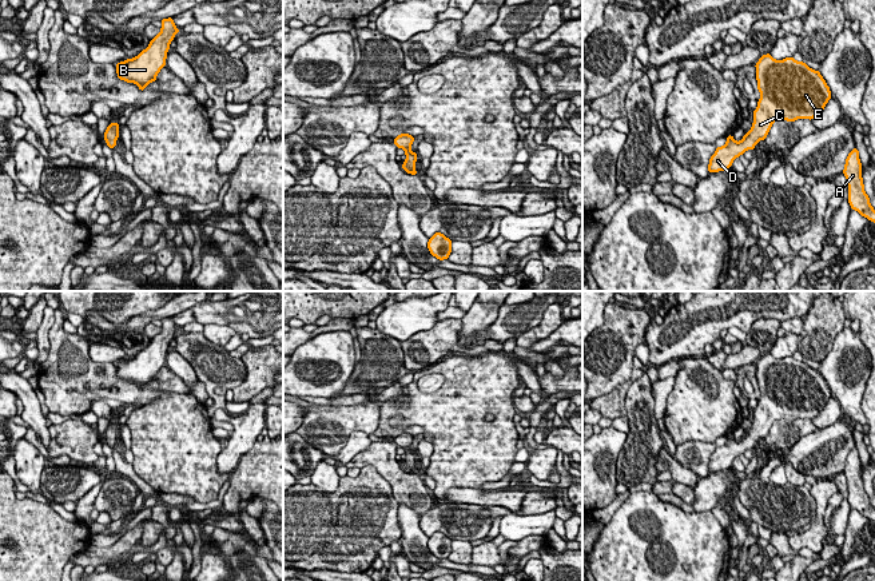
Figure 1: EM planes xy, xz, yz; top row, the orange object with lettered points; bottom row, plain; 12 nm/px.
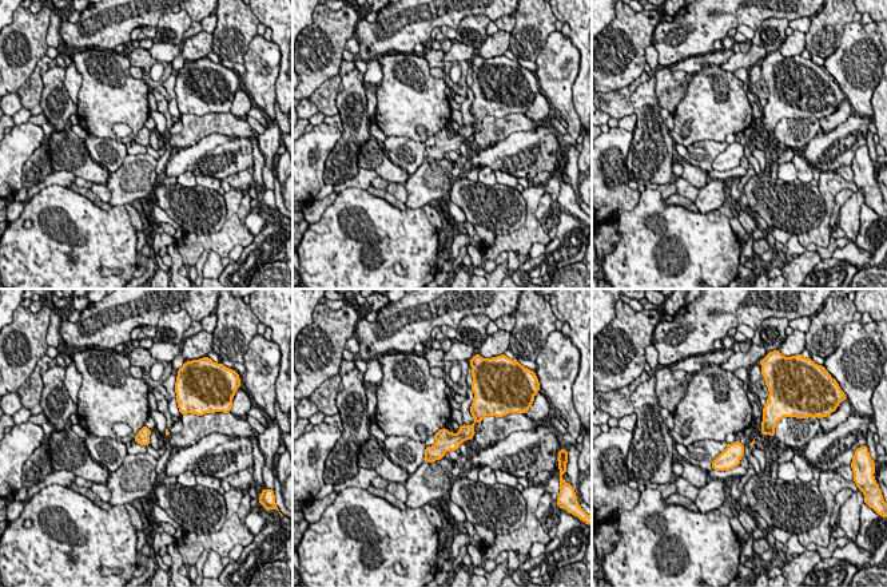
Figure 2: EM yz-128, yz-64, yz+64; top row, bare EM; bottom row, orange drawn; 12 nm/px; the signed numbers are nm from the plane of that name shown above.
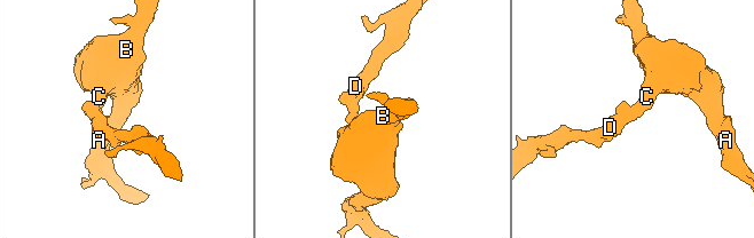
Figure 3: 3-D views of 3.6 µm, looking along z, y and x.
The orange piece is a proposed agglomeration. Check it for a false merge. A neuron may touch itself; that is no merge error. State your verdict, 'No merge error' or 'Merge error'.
No merge error

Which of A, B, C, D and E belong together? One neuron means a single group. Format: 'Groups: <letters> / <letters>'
Groups: A B C D E

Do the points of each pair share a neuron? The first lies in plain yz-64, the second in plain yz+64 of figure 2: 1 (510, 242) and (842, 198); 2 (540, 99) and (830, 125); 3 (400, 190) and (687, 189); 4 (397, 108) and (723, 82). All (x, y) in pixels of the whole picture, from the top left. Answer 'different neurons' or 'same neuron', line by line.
1: different neurons
2: same neuron
3: same neuron
4: same neuron

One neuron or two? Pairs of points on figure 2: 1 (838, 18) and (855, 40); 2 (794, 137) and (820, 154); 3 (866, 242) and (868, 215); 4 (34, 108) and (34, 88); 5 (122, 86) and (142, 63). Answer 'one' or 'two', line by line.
1: two
2: two
3: one
4: one
5: two

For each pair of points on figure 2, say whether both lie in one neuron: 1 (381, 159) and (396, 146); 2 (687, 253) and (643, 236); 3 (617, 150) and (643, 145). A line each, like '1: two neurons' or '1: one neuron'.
1: two neurons
2: one neuron
3: two neurons

